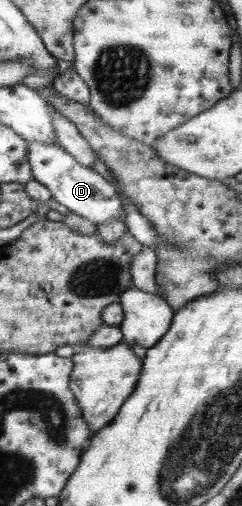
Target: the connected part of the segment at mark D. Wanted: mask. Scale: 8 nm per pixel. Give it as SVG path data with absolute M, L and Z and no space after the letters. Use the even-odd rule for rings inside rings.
M26 141L26 158L32 170L32 178L50 192L54 202L68 208L70 213L87 219L95 227L108 219L120 219L124 223L124 206L120 204L119 193L112 188L112 184L91 167L78 163L57 143Z

